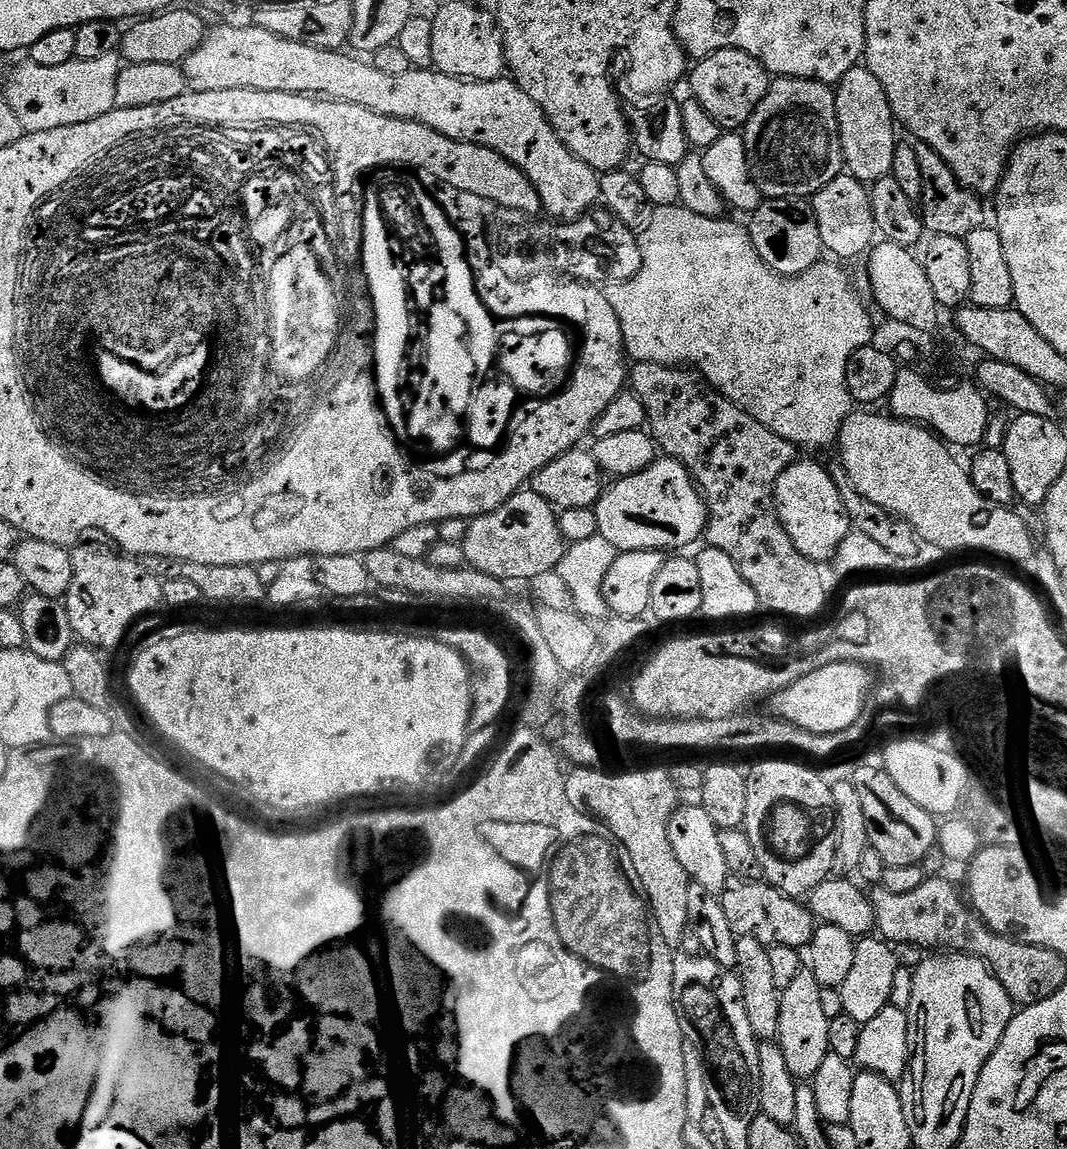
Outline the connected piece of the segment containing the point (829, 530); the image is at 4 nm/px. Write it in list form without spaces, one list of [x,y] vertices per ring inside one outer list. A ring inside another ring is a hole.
[[[797,459],[781,474],[776,483],[776,509],[780,515],[790,542],[798,546],[806,558],[817,562],[831,561],[838,546],[853,531],[854,525],[846,506],[842,502],[840,487],[834,482],[831,471],[812,460]]]

